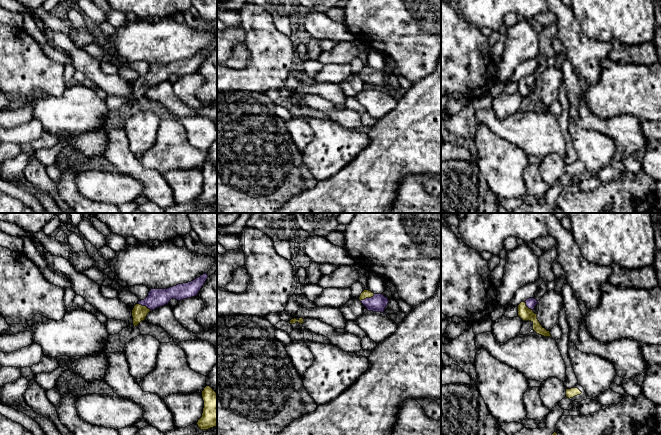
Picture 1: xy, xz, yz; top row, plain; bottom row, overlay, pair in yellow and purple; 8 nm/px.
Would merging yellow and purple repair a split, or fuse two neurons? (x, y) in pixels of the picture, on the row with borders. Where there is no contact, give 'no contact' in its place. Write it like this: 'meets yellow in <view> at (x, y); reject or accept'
meets yellow in xz at (367, 297); accept

